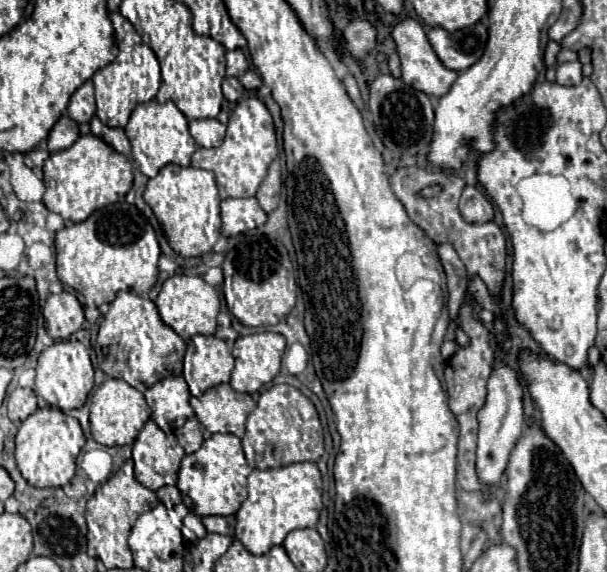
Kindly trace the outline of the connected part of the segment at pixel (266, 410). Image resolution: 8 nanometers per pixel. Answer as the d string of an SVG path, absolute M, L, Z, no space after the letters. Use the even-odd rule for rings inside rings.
M273 385L265 393L261 393L257 407L247 419L247 433L243 437L243 451L247 463L253 469L269 469L269 467L285 467L299 461L317 461L323 455L323 429L319 423L319 415L313 403L291 385Z

